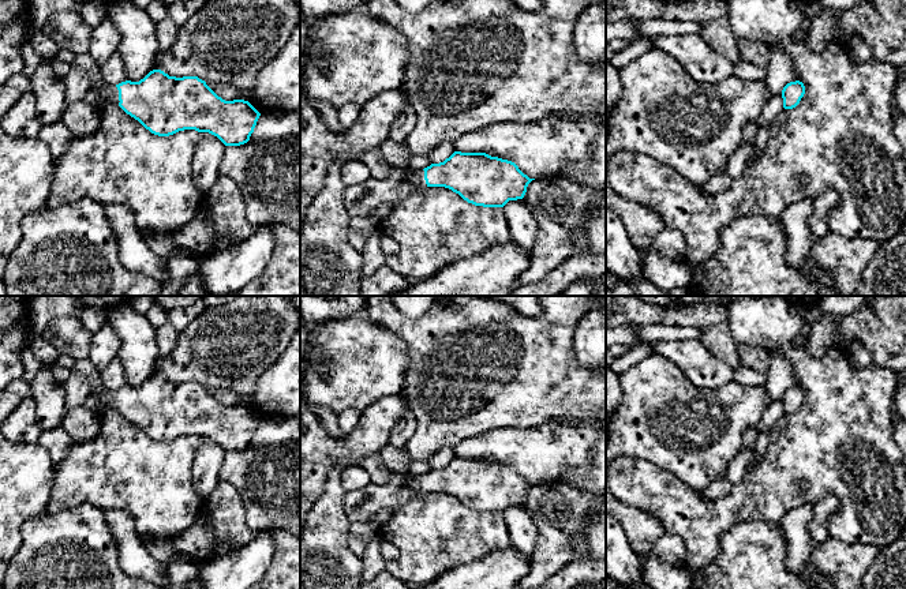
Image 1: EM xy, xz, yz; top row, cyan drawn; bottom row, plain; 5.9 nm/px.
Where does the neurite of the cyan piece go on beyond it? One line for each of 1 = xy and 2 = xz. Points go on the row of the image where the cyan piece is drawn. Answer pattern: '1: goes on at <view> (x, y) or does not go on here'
1: goes on at xy (108, 93)
2: goes on at xz (362, 199)

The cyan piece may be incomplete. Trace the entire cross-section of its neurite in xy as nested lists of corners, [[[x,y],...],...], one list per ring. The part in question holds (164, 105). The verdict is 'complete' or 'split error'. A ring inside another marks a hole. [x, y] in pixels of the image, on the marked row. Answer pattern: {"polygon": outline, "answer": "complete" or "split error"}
{"polygon": [[[150,71],[139,82],[91,87],[83,101],[117,102],[131,117],[158,136],[195,130],[217,136],[225,146],[250,140],[261,113],[244,100],[225,101],[198,76],[169,76]]], "answer": "split error"}

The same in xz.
{"polygon": [[[454,151],[443,162],[418,172],[400,170],[385,180],[370,177],[347,187],[344,205],[351,217],[366,217],[379,205],[393,205],[420,187],[445,187],[475,206],[503,207],[509,200],[523,199],[532,180],[512,161]]], "answer": "split error"}

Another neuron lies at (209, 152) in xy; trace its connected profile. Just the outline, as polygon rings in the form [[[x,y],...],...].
[[[202,132],[192,158],[192,177],[195,187],[205,195],[220,177],[220,164],[225,145],[214,135]]]

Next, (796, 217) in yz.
[[[805,199],[790,205],[782,215],[785,226],[789,263],[801,267],[806,256],[810,254],[810,247],[815,241],[809,229],[808,221],[813,213],[813,200]]]

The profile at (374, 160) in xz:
[[[379,149],[362,153],[359,160],[370,169],[371,177],[374,179],[385,180],[394,173],[394,170],[385,161]]]

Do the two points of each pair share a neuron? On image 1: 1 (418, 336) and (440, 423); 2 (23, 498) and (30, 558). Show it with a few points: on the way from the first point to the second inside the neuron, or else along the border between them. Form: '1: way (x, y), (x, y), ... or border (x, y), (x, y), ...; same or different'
1: way (440, 357), (440, 401); same
2: border (45, 511), (23, 522), (21, 546), (17, 550); different

